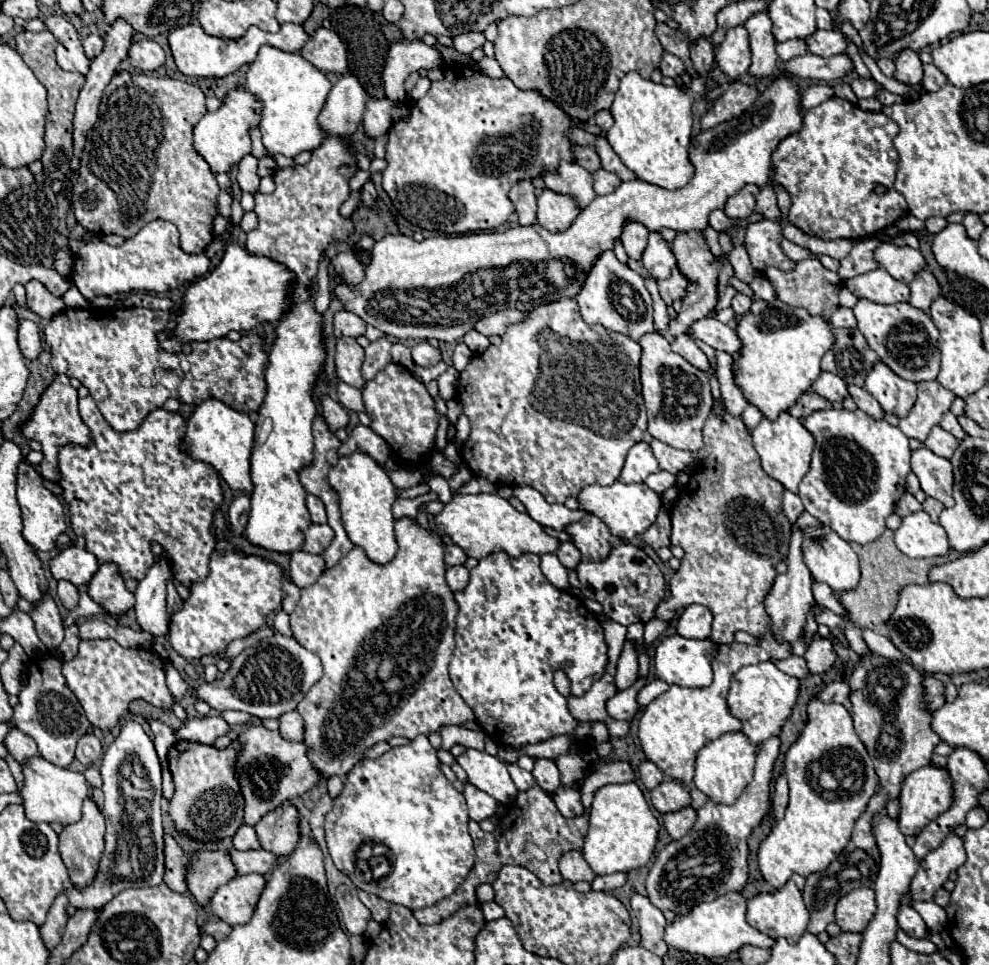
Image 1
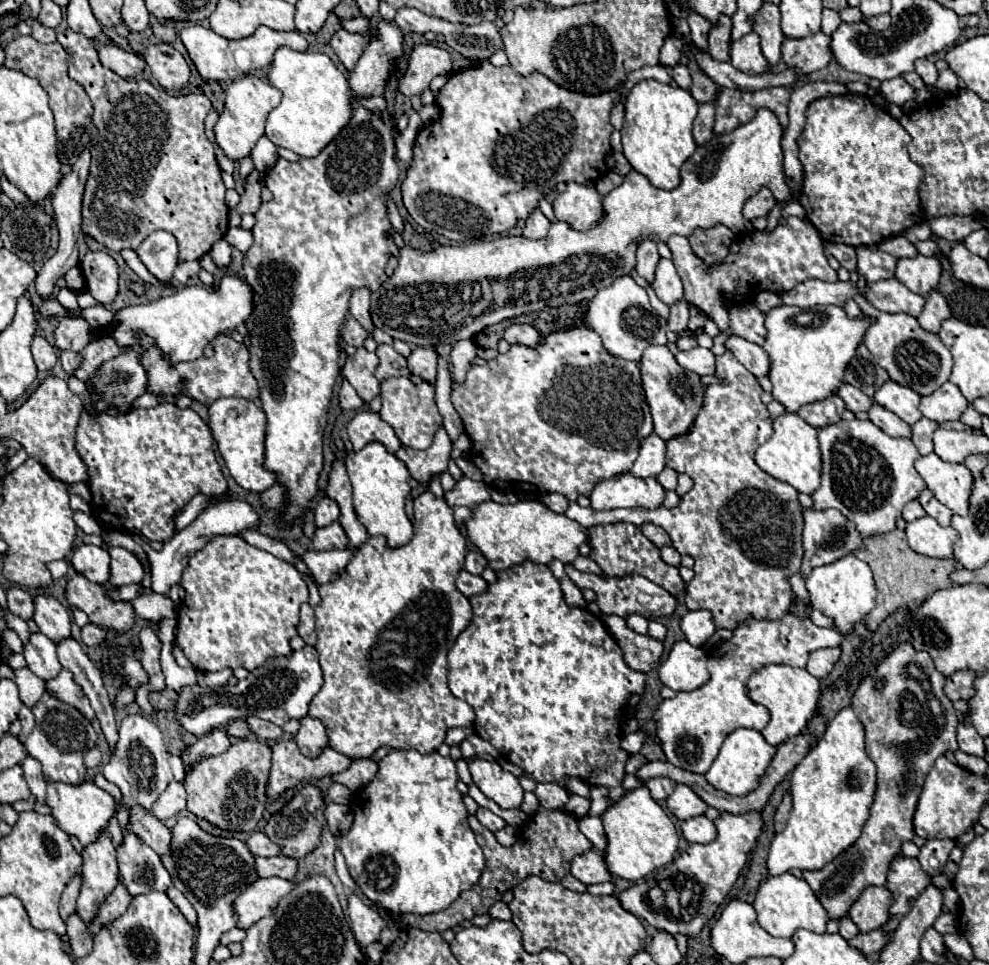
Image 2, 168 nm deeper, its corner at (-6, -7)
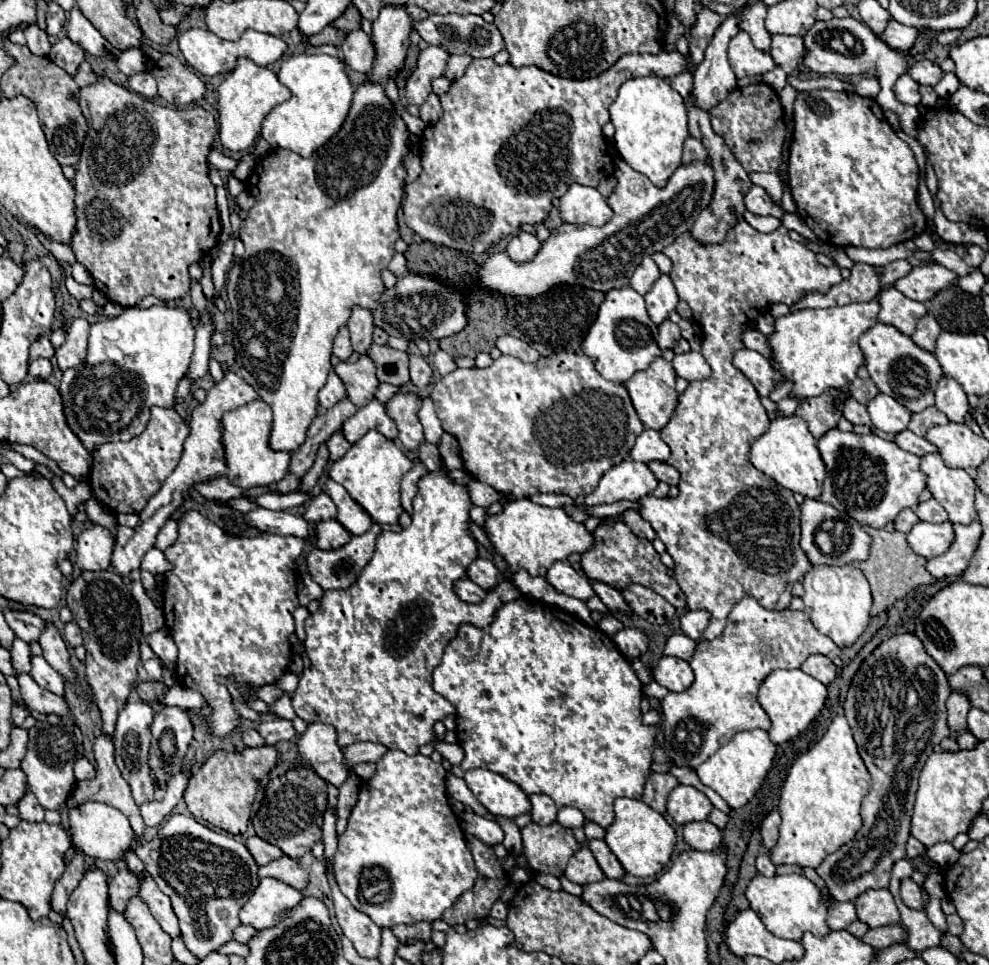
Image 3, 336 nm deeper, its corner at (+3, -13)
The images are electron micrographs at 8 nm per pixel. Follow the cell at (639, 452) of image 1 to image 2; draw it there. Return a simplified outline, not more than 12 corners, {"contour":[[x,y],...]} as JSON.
{"contour":[[651,433],[631,473],[655,477],[665,469],[665,441]]}

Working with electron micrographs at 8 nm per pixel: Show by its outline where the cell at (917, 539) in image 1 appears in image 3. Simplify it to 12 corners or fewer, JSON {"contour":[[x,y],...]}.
{"contour":[[918,521],[908,545],[926,559],[948,551],[954,541],[950,521]]}

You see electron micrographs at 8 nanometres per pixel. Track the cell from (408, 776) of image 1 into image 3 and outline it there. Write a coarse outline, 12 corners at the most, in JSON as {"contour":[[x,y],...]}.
{"contour":[[386,751],[334,875],[378,927],[436,921],[478,873],[446,771]]}

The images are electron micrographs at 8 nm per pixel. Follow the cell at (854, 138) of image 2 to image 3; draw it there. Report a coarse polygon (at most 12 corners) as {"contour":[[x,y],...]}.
{"contour":[[802,91],[788,185],[834,247],[926,231],[874,99]]}

